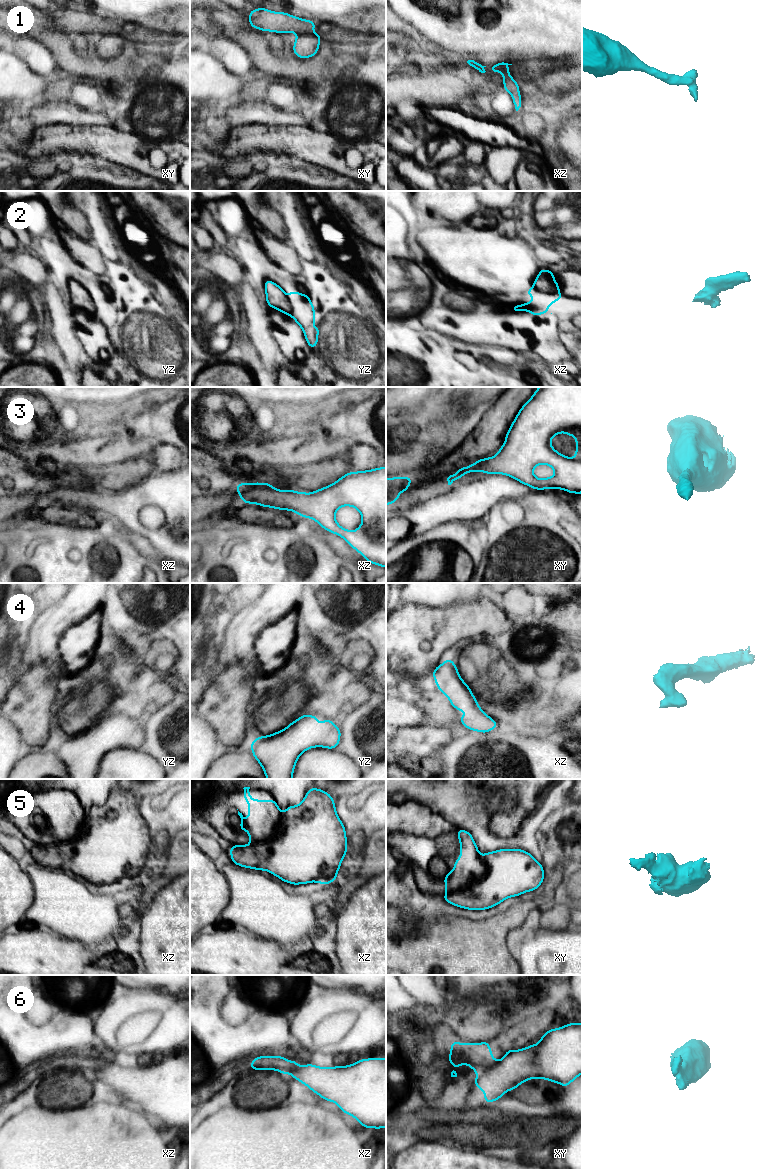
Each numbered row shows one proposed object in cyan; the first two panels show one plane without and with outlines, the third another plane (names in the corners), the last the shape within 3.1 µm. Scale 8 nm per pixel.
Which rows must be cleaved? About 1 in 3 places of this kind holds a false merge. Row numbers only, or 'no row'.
1, 2, 5, 6

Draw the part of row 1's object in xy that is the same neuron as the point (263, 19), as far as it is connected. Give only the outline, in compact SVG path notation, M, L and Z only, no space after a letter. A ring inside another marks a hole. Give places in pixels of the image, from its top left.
M262 7L250 11L249 24L261 31L294 32L297 35L312 33L316 26L312 20L304 20L284 12L272 12Z

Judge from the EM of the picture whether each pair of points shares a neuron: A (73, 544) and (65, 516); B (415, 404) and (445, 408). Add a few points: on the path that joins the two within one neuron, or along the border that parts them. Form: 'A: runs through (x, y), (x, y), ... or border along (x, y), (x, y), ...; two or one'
A: border along (46, 521), (88, 526), (90, 528); two
B: runs through (422, 404), (438, 404); one

